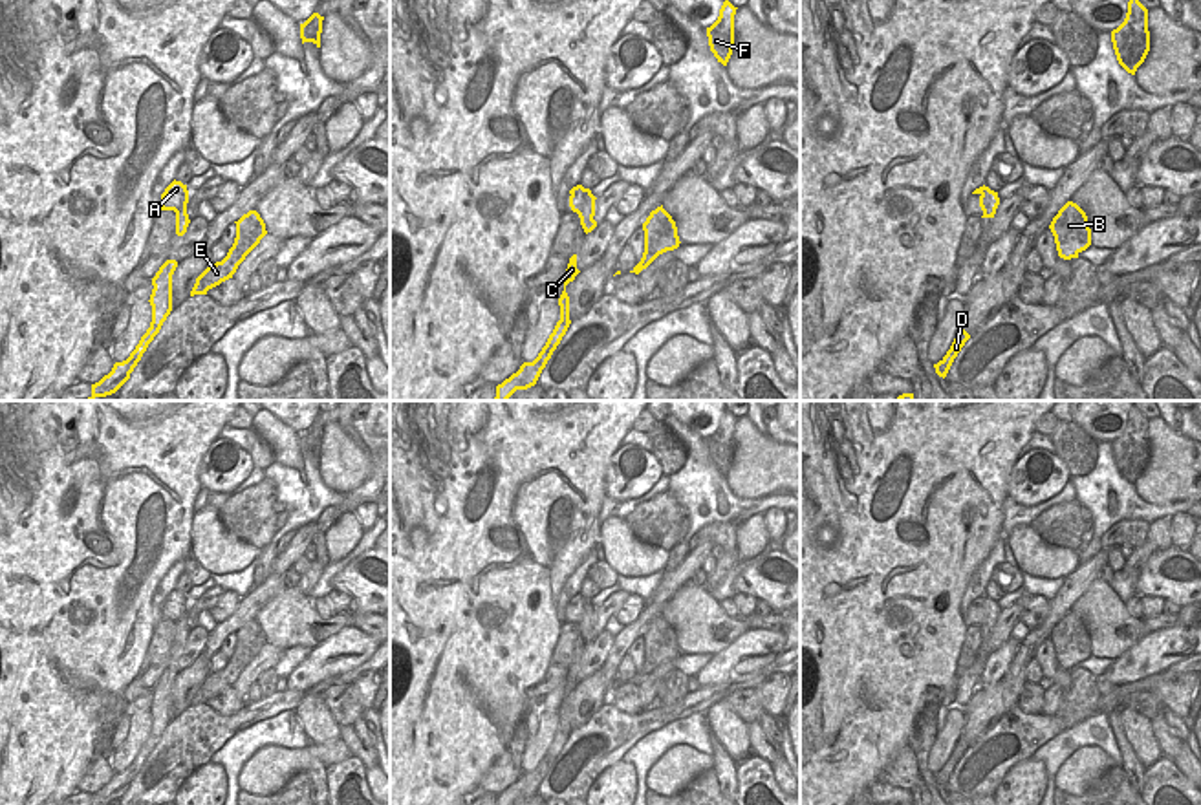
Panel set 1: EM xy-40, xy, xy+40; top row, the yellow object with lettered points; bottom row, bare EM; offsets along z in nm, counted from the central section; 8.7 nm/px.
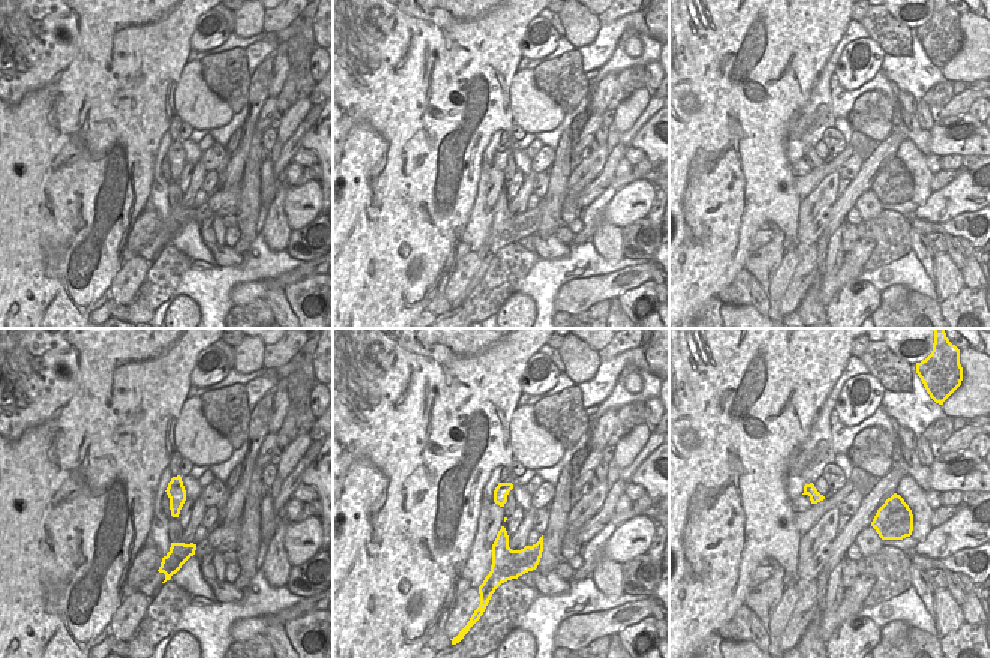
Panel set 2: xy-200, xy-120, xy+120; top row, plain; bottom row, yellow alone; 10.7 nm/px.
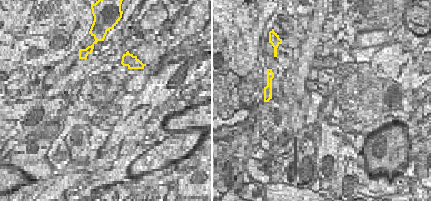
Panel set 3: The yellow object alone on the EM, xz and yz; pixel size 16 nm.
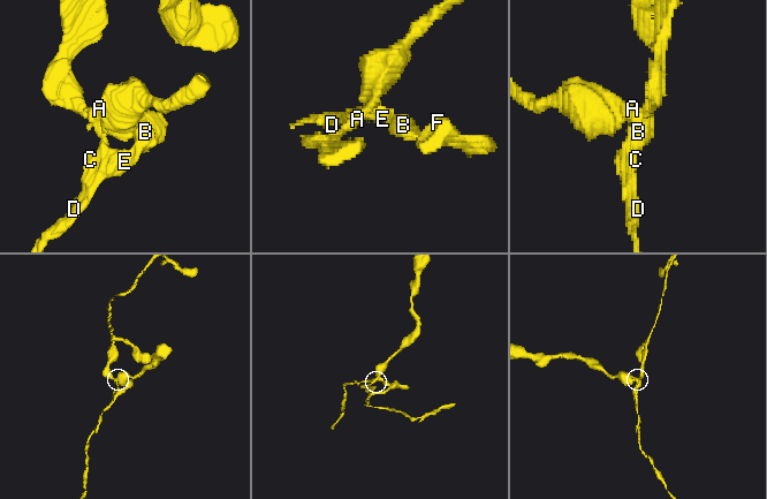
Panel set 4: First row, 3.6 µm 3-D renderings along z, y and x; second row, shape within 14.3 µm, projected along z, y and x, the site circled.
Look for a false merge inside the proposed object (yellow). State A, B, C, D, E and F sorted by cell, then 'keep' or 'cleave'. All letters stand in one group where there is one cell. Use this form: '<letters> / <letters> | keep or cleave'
A / B C D E F | cleave

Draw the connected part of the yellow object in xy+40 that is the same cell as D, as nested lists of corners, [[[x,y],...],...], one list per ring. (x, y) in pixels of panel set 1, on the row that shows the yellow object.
[[[961,327],[950,346],[950,349],[947,351],[947,355],[937,362],[934,364],[936,368],[936,373],[939,377],[947,377],[954,359],[958,357],[958,353],[961,351],[961,348],[965,346],[965,342],[970,338],[970,335]]]

